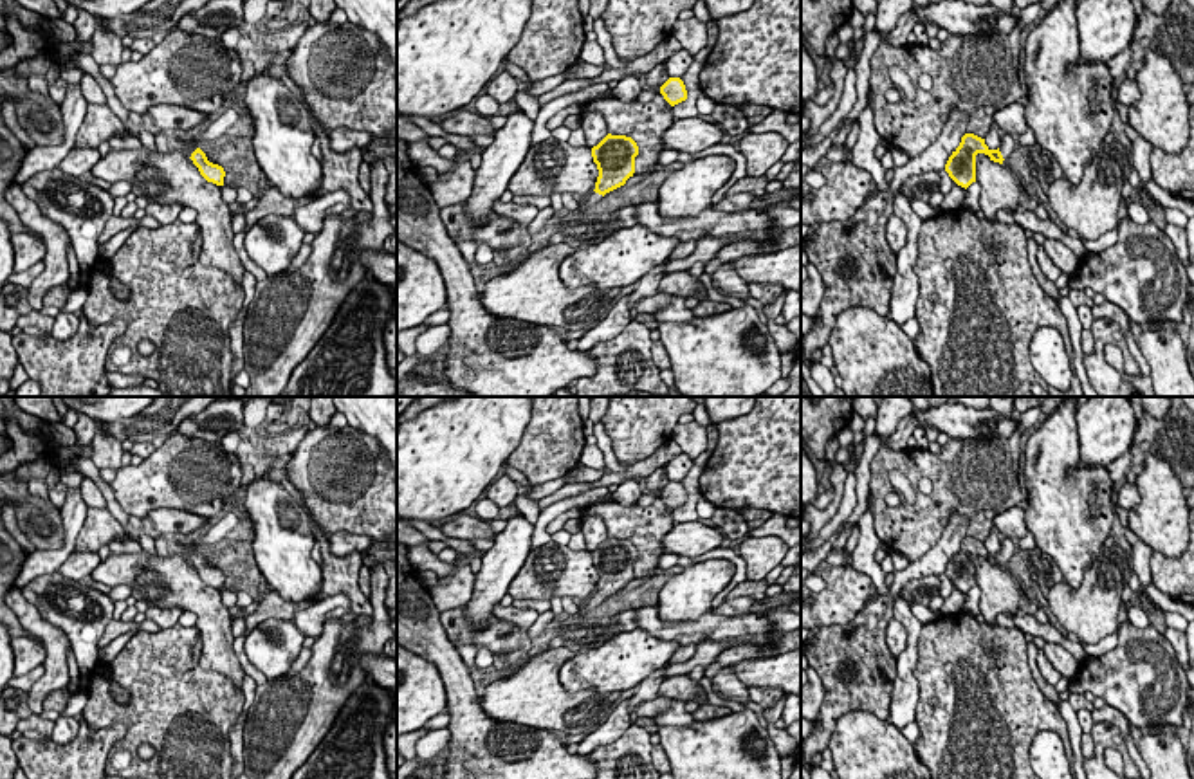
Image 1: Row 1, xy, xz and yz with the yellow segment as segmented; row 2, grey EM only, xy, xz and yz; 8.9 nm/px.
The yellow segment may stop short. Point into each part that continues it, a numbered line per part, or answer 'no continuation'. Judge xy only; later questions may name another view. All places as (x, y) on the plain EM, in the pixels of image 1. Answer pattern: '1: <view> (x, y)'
1: xy (188, 550)

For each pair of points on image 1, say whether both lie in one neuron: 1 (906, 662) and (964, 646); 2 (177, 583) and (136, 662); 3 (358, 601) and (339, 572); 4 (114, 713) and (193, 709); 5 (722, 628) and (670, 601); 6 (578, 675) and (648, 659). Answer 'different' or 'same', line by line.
1: different
2: different
3: same
4: same
5: different
6: same

